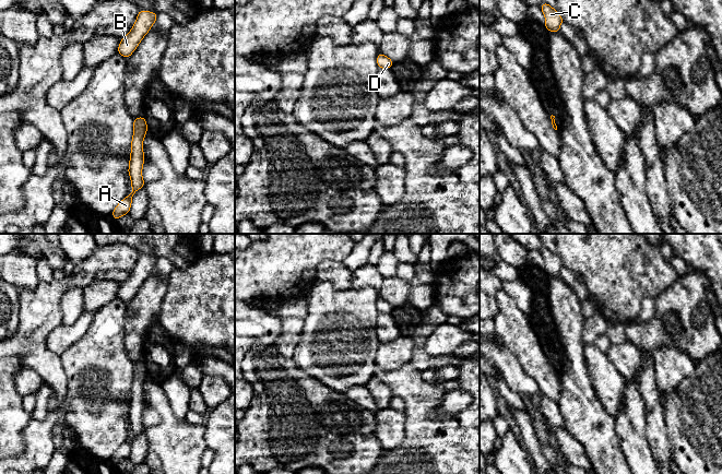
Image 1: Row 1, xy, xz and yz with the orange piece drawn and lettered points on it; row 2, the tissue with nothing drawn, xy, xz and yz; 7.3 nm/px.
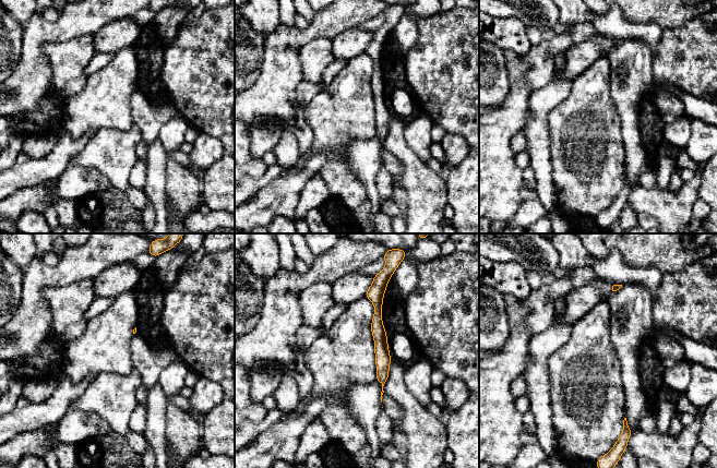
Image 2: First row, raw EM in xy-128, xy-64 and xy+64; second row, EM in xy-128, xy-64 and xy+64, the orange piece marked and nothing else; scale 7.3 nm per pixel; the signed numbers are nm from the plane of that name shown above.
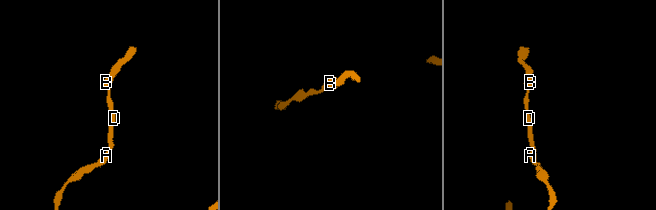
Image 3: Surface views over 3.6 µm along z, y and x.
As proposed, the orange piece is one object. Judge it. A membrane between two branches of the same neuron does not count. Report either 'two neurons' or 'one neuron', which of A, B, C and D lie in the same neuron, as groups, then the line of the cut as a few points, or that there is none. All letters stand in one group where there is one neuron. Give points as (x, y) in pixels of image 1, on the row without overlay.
one neuron | A B C D | no cut

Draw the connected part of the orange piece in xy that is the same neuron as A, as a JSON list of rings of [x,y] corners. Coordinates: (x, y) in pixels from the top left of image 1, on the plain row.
[[[145,362],[133,364],[133,380],[128,413],[132,437],[121,445],[111,457],[111,460],[116,465],[130,457],[133,439],[145,429],[142,422],[142,413],[144,408],[143,384],[146,378],[147,369]]]

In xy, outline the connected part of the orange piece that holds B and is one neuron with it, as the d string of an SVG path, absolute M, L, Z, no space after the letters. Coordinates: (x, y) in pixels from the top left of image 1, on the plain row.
M139 254L133 272L121 283L117 297L128 304L156 266L157 261L154 257Z

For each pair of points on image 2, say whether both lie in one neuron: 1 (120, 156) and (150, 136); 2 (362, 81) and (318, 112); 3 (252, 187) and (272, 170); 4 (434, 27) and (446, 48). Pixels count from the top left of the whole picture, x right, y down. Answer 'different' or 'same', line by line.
1: different
2: same
3: same
4: same

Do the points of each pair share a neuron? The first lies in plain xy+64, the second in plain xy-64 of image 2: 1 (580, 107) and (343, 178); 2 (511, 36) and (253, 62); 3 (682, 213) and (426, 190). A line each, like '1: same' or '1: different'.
1: same
2: different
3: same

